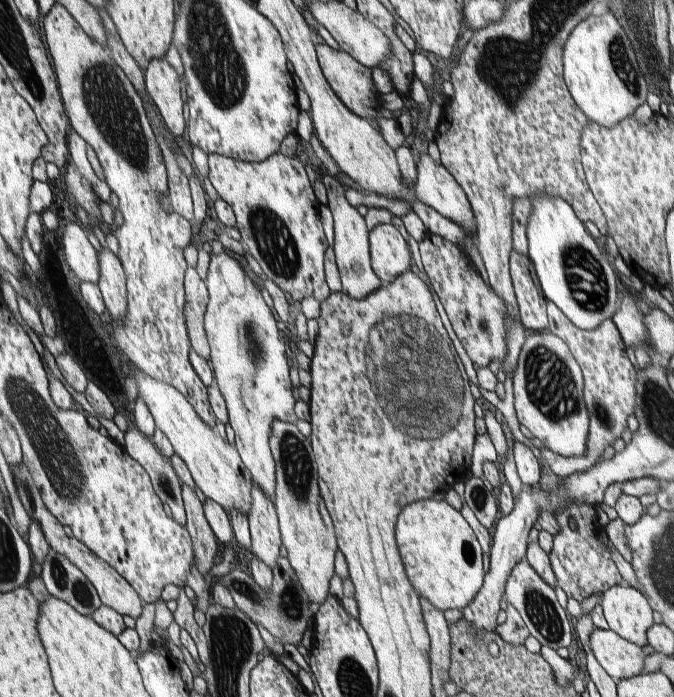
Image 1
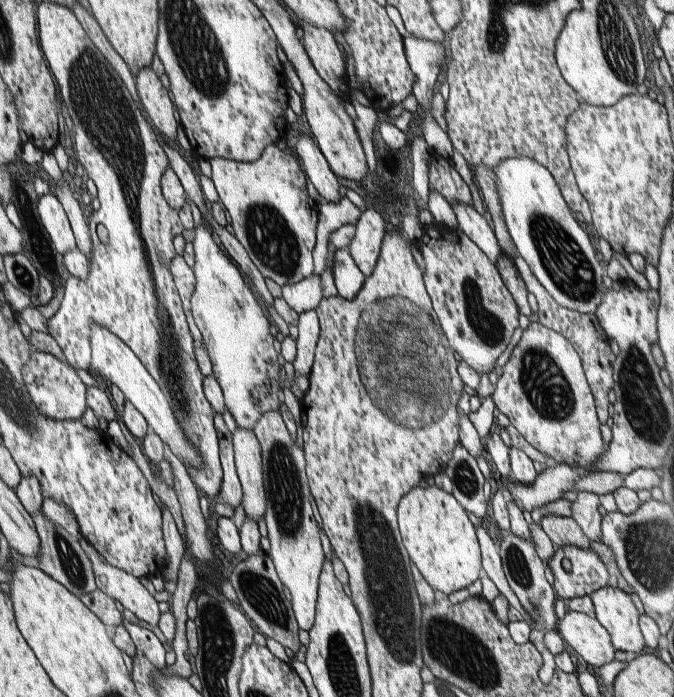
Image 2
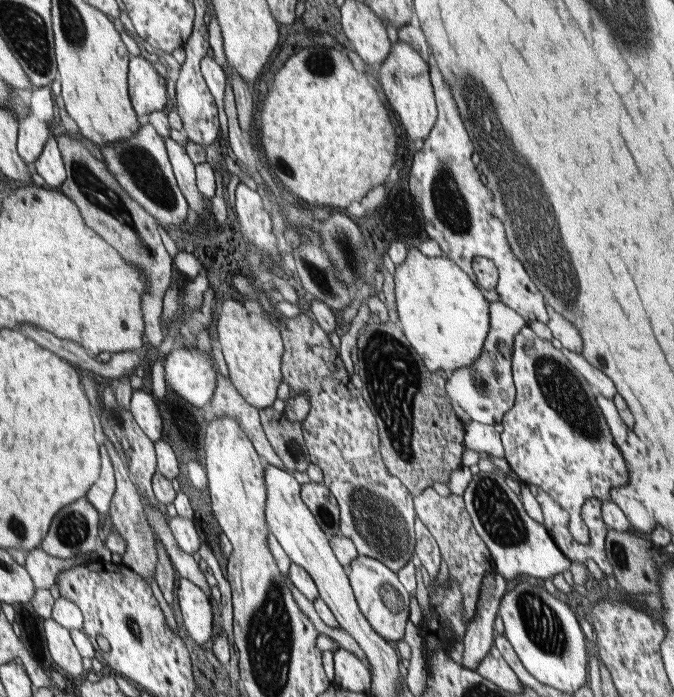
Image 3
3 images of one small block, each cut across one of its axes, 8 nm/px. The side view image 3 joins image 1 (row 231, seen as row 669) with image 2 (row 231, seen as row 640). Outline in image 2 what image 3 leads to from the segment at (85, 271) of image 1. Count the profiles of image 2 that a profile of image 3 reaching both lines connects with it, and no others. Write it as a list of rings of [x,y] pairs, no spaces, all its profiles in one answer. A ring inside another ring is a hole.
[[[43,194],[37,198],[37,216],[39,216],[41,226],[45,228],[49,240],[53,242],[55,252],[59,252],[59,256],[77,248],[69,220],[55,196]]]

